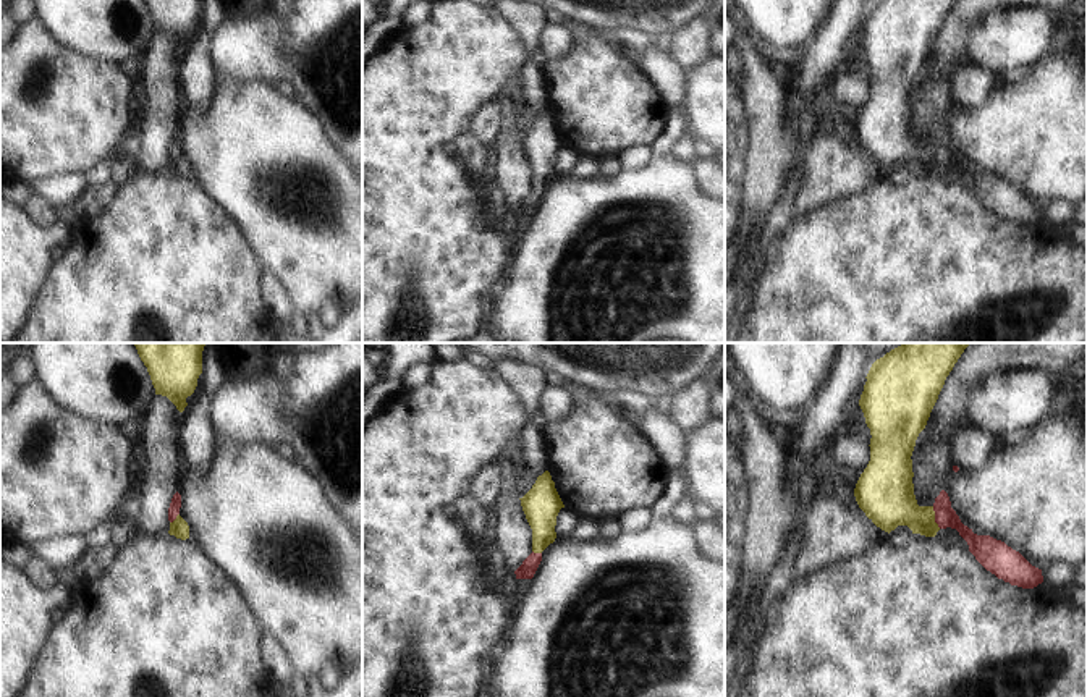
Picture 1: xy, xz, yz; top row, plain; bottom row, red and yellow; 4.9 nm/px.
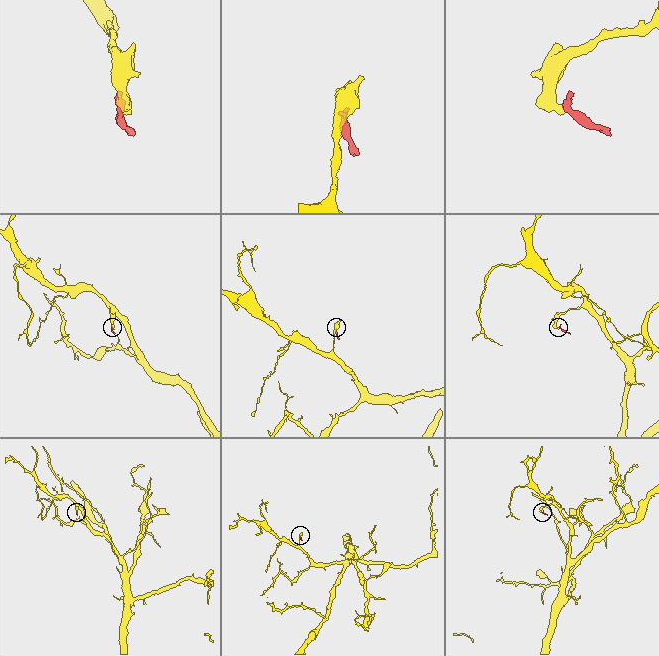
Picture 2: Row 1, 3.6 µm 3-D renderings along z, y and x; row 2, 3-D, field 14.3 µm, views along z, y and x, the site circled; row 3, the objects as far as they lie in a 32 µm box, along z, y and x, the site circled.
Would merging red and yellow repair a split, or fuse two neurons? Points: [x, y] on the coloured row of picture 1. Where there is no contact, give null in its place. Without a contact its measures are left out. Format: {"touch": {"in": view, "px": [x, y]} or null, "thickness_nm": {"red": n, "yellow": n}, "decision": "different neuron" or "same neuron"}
{"touch": {"in": "yz", "px": [935, 518]}, "thickness_nm": {"red": 110, "yellow": 260}, "decision": "same neuron"}

